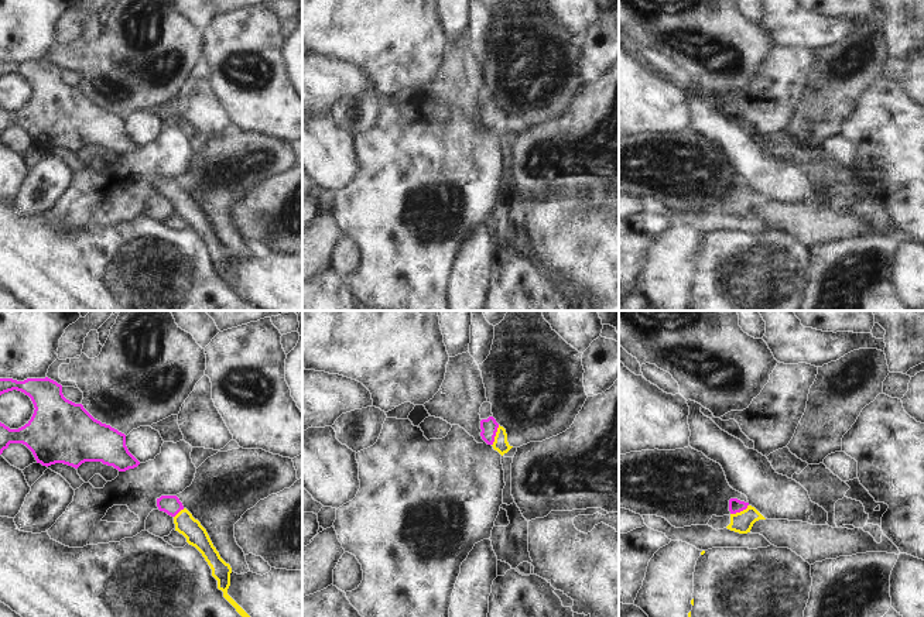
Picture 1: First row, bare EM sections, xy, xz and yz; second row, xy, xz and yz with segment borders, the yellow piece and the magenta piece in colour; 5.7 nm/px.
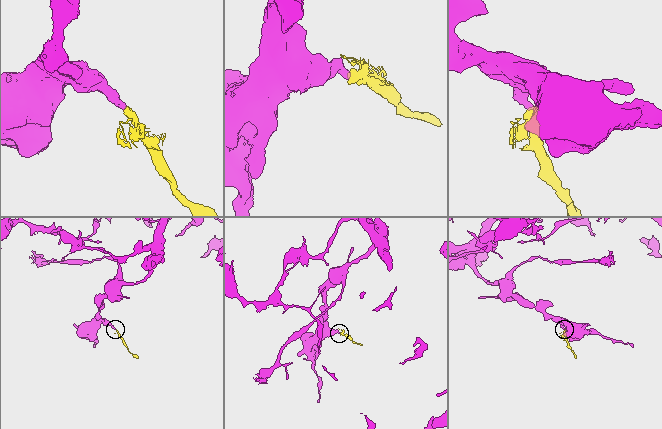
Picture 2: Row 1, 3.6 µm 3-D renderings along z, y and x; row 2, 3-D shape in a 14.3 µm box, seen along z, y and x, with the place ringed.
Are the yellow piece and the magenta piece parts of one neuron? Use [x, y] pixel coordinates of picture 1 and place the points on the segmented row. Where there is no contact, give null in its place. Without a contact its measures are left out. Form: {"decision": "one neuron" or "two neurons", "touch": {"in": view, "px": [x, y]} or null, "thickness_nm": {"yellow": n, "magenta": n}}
{"decision": "one neuron", "touch": {"in": "xz", "px": [496, 435]}, "thickness_nm": {"yellow": 90, "magenta": 100}}

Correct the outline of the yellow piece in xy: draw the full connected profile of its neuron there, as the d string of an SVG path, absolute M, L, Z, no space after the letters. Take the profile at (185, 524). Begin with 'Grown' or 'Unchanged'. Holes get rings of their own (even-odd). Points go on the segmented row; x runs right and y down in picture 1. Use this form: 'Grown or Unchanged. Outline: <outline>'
Grown. Outline: M161 496L157 498L160 511L174 518L175 531L186 538L186 542L195 546L212 569L212 576L218 580L218 589L223 597L236 609L242 617L250 617L229 594L232 568L226 563L213 546L206 529L198 520L182 505L177 496Z

